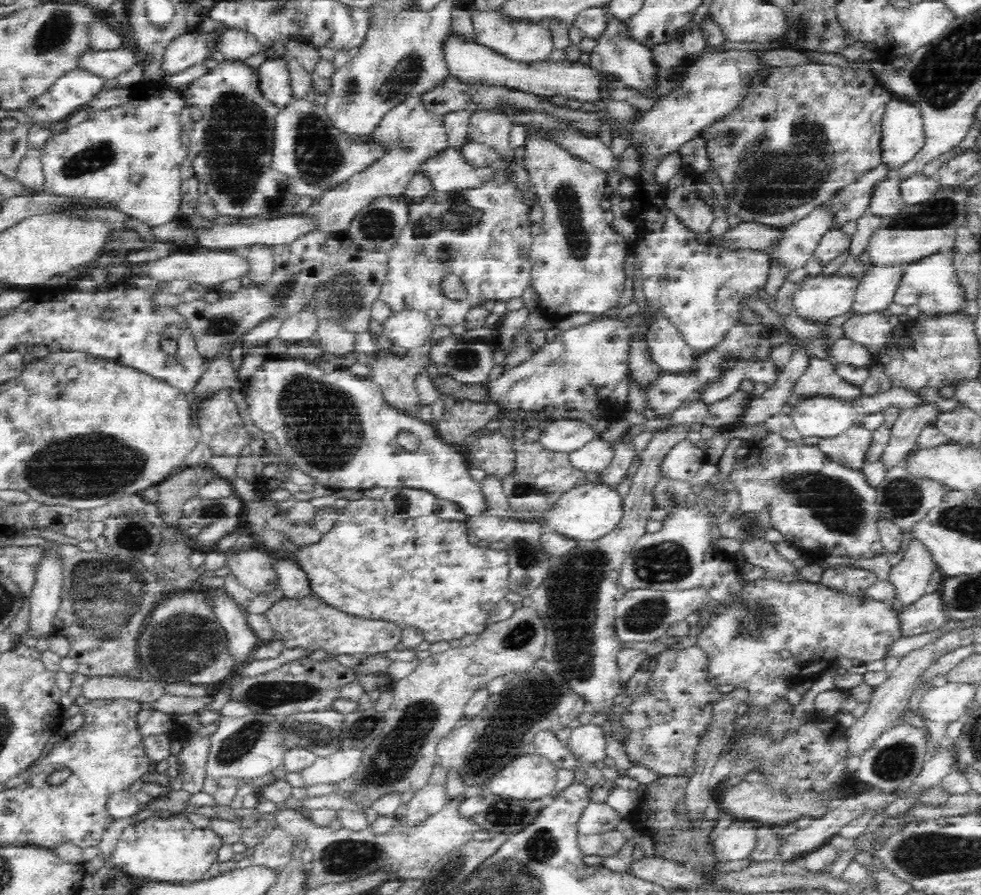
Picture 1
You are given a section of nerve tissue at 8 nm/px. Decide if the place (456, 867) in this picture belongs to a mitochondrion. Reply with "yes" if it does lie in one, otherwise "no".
yes

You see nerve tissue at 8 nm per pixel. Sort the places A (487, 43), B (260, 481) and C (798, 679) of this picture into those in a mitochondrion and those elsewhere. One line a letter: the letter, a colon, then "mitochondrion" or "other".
A: other
B: other
C: other

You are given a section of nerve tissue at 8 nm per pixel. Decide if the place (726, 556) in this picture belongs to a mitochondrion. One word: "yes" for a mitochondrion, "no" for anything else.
no

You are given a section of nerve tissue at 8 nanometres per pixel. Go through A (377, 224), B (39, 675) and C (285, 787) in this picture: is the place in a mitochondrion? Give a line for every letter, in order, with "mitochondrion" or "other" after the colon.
A: mitochondrion
B: other
C: other

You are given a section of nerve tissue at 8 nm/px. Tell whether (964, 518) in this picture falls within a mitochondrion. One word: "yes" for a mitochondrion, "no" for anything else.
yes

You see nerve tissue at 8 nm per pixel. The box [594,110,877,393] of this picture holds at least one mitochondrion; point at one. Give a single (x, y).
(800, 171)

